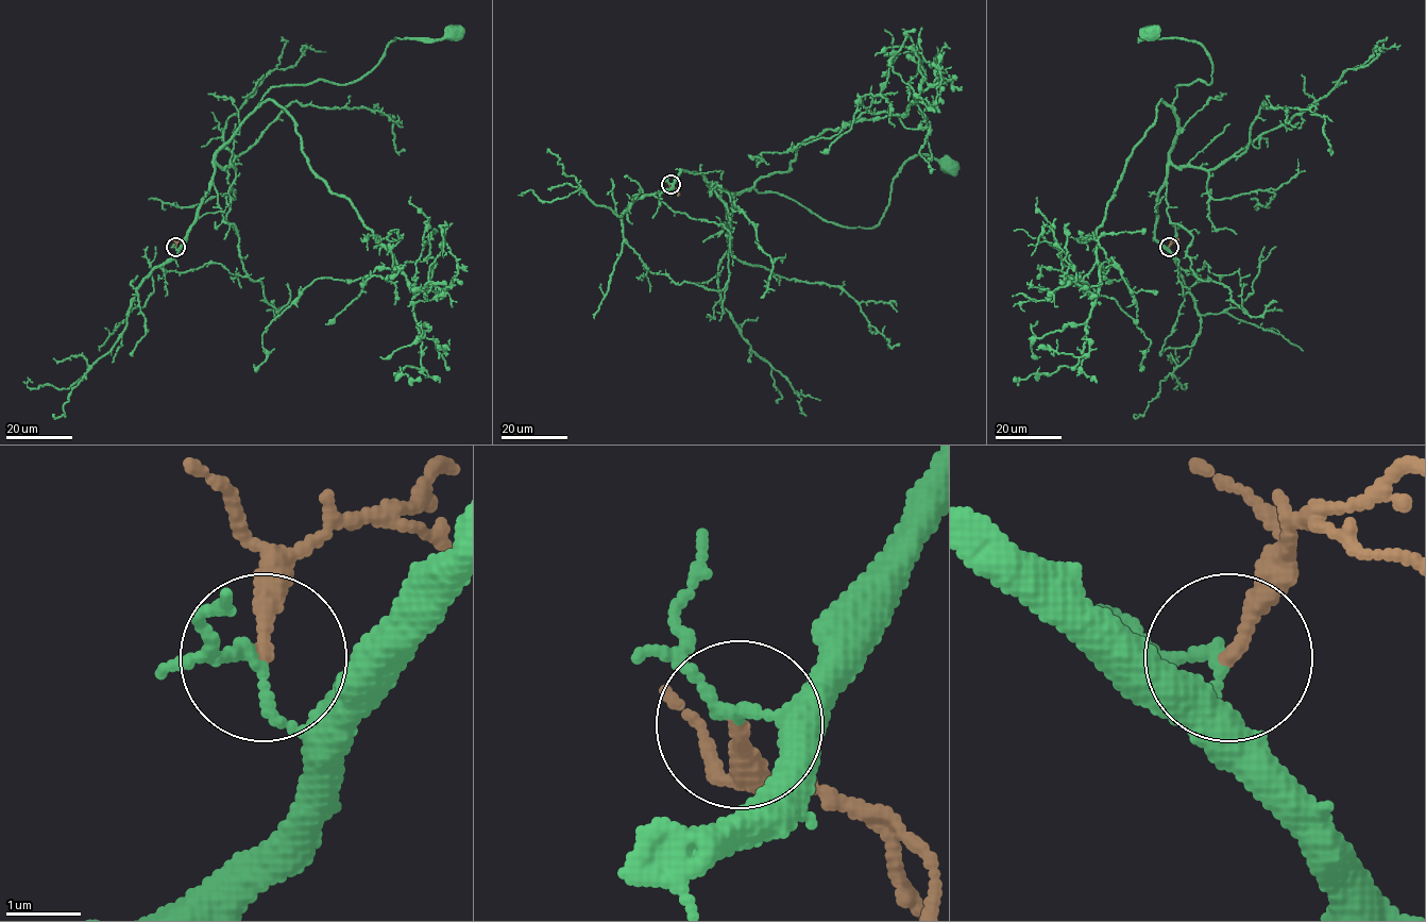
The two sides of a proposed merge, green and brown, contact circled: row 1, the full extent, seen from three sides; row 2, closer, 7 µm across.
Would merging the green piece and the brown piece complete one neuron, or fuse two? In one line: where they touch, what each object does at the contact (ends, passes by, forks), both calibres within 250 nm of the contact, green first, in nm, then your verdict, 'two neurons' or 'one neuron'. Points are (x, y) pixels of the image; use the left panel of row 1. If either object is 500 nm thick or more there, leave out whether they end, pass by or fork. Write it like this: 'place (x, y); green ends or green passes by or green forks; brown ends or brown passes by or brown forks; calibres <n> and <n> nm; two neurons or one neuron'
place (175, 247); green passes by; brown ends; calibres 130 and 240 nm; two neurons

